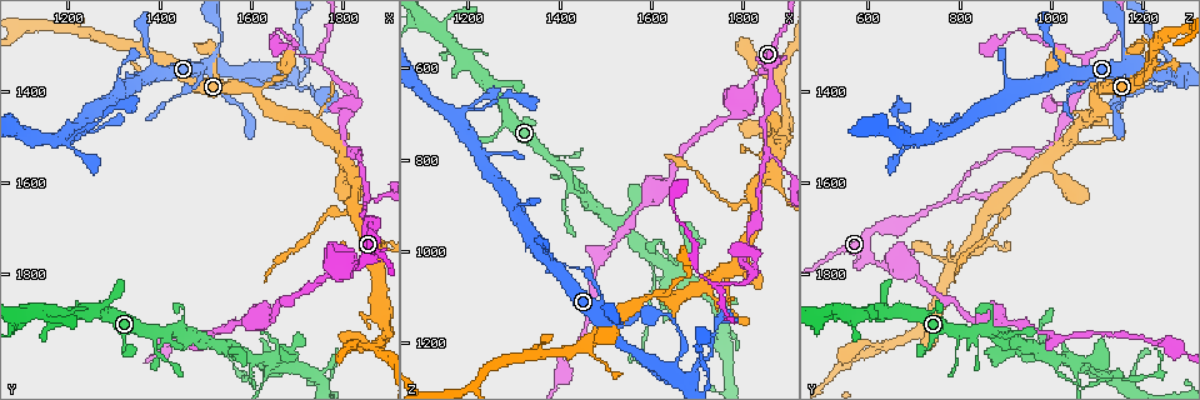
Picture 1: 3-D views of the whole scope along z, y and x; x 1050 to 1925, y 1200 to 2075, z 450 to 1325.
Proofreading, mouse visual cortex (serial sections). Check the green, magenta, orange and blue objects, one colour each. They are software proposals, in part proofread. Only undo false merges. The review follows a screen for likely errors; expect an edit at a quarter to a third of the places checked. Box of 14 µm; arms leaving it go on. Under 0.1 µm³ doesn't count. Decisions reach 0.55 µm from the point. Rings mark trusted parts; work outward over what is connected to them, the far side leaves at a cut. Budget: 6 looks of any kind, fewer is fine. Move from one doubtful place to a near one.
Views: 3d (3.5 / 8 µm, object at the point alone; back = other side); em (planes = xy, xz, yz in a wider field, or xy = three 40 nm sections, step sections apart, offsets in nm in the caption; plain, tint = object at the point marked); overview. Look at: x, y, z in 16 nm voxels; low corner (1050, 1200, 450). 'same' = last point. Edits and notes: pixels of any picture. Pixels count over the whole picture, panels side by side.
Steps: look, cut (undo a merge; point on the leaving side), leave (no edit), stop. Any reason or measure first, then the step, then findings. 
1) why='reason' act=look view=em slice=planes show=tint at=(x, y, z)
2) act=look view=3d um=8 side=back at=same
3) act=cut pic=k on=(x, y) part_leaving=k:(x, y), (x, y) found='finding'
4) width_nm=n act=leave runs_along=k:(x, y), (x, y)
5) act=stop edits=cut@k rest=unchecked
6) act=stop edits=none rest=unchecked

why='four arms meet' act=look view=3d um=3.5 at=(1510, 1330, 1160)

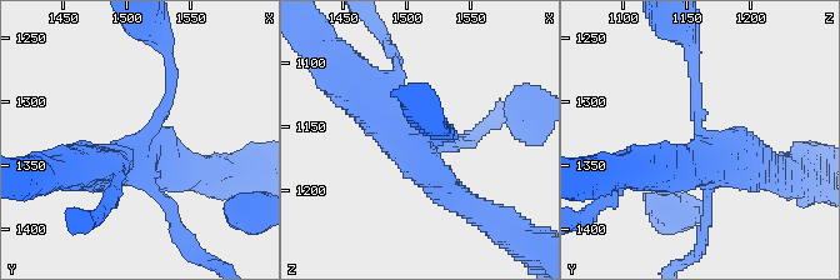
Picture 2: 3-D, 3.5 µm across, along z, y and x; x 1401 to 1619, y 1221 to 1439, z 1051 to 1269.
act=look view=em slice=xy step=5 show=tint at=(1512, 1332, 1160)

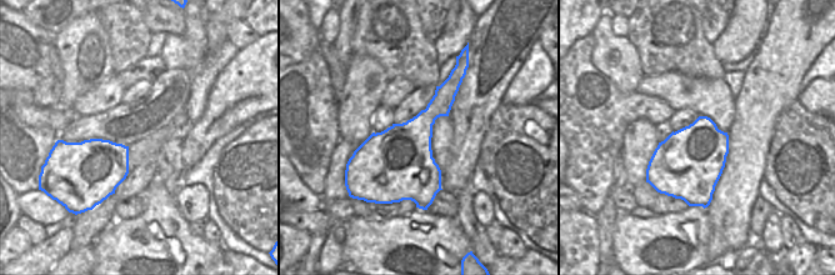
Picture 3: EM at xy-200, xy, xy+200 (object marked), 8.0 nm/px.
arm_widths_nm=150,150,400,500 act=leave runs_along=2:(359, 93), (428, 173), (474, 209) found='all the same cell'

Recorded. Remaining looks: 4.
act=look view=3d um=3.5 at=(1850, 1630, 785)

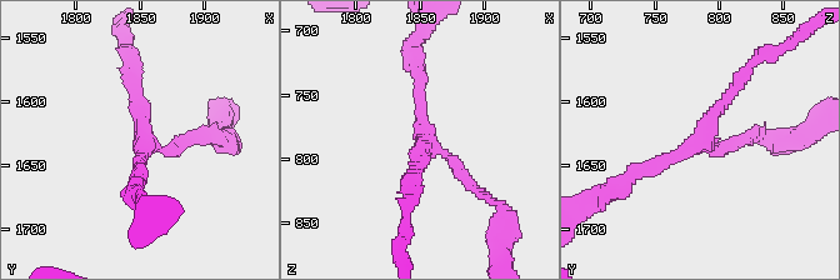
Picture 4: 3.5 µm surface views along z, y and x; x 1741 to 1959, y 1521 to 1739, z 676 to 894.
why='need the tissue' act=look view=em slice=xy step=2 show=tint at=(1854, 1634, 782)

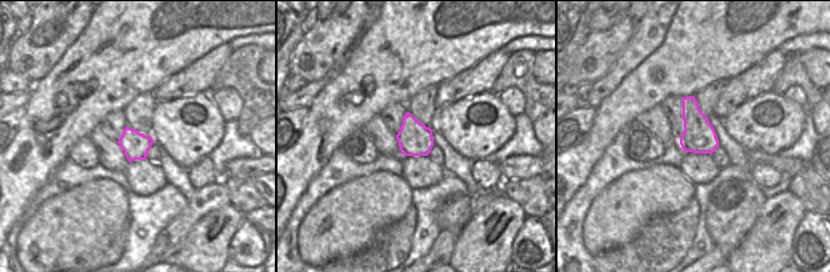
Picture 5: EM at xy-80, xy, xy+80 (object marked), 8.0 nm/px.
act=cut pic=4 on=(750, 138) part_leaving=4:(718, 151), (813, 129) found='a second cell is stuck on'

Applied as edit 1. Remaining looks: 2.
why='calibre changes' act=look view=3d um=3.5 at=(1810, 1520, 990)

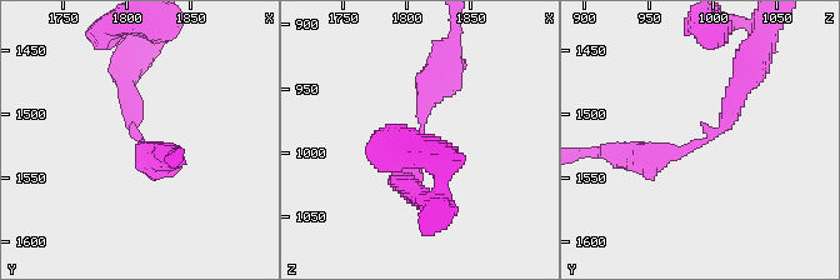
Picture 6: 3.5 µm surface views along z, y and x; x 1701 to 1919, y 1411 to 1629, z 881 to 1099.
arm_widths_nm=250,350 act=look view=em slice=xy step=2 show=tint at=(1810, 1522, 994)

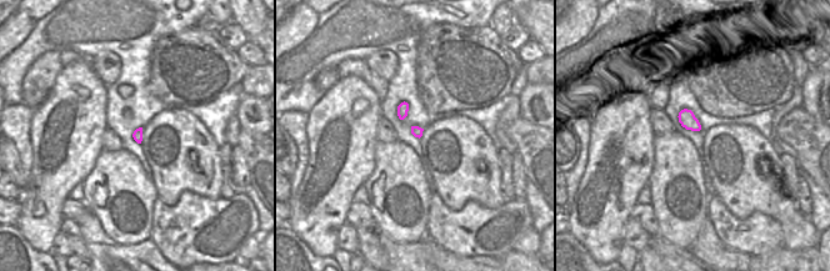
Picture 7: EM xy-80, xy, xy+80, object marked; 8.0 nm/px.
act=leave runs_along=6:(630, 154), (704, 143), (746, 78) found='all the same cell'

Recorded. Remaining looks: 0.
act=stop edits=cut@4 rest=unchecked

